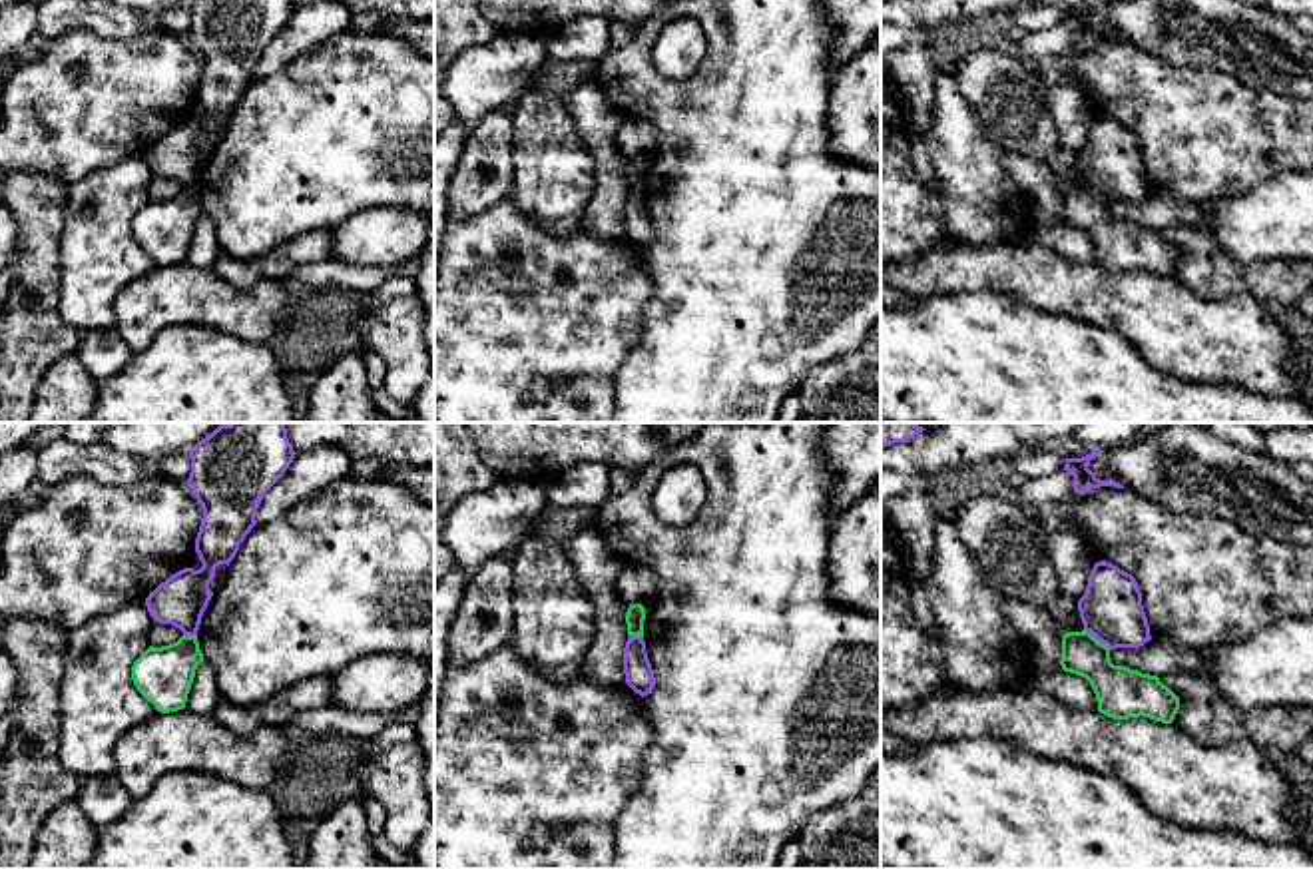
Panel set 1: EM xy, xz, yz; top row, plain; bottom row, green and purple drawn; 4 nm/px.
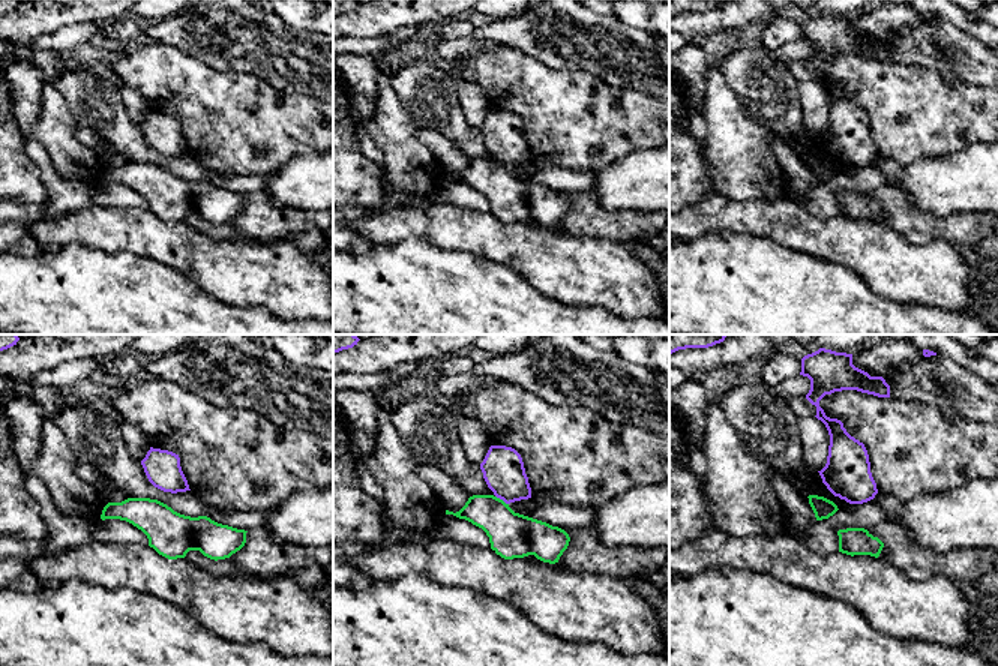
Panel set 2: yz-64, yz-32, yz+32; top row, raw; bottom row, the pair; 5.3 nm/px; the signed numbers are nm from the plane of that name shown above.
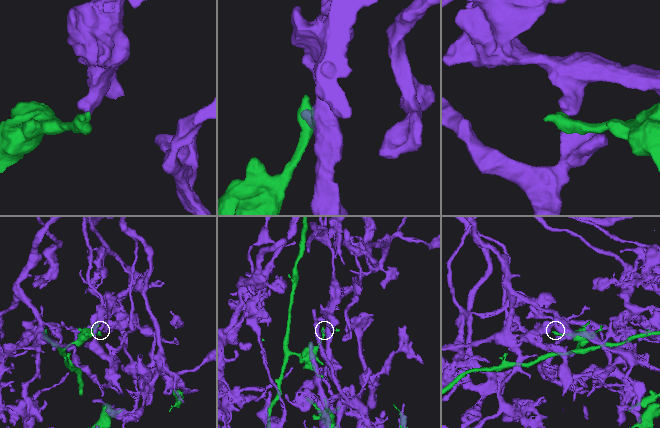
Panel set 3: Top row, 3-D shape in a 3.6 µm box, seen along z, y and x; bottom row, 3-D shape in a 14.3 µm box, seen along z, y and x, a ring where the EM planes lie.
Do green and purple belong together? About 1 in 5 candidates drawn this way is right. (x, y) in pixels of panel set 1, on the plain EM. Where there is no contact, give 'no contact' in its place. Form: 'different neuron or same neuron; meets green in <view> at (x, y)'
different neuron; meets green in yz at (1096, 194)

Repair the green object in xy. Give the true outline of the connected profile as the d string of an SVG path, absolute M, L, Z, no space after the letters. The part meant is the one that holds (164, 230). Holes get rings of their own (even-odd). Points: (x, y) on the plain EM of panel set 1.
M181 189L161 201L149 199L131 219L131 233L137 245L169 267L185 261L195 223L203 215L197 189Z

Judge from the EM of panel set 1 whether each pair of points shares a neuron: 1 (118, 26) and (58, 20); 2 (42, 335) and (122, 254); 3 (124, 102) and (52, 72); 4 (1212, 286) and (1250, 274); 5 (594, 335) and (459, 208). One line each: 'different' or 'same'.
1: same
2: different
3: same
4: same
5: different

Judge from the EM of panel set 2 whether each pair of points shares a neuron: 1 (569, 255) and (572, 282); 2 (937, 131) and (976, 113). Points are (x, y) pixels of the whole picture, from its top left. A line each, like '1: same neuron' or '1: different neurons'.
1: same neuron
2: same neuron

